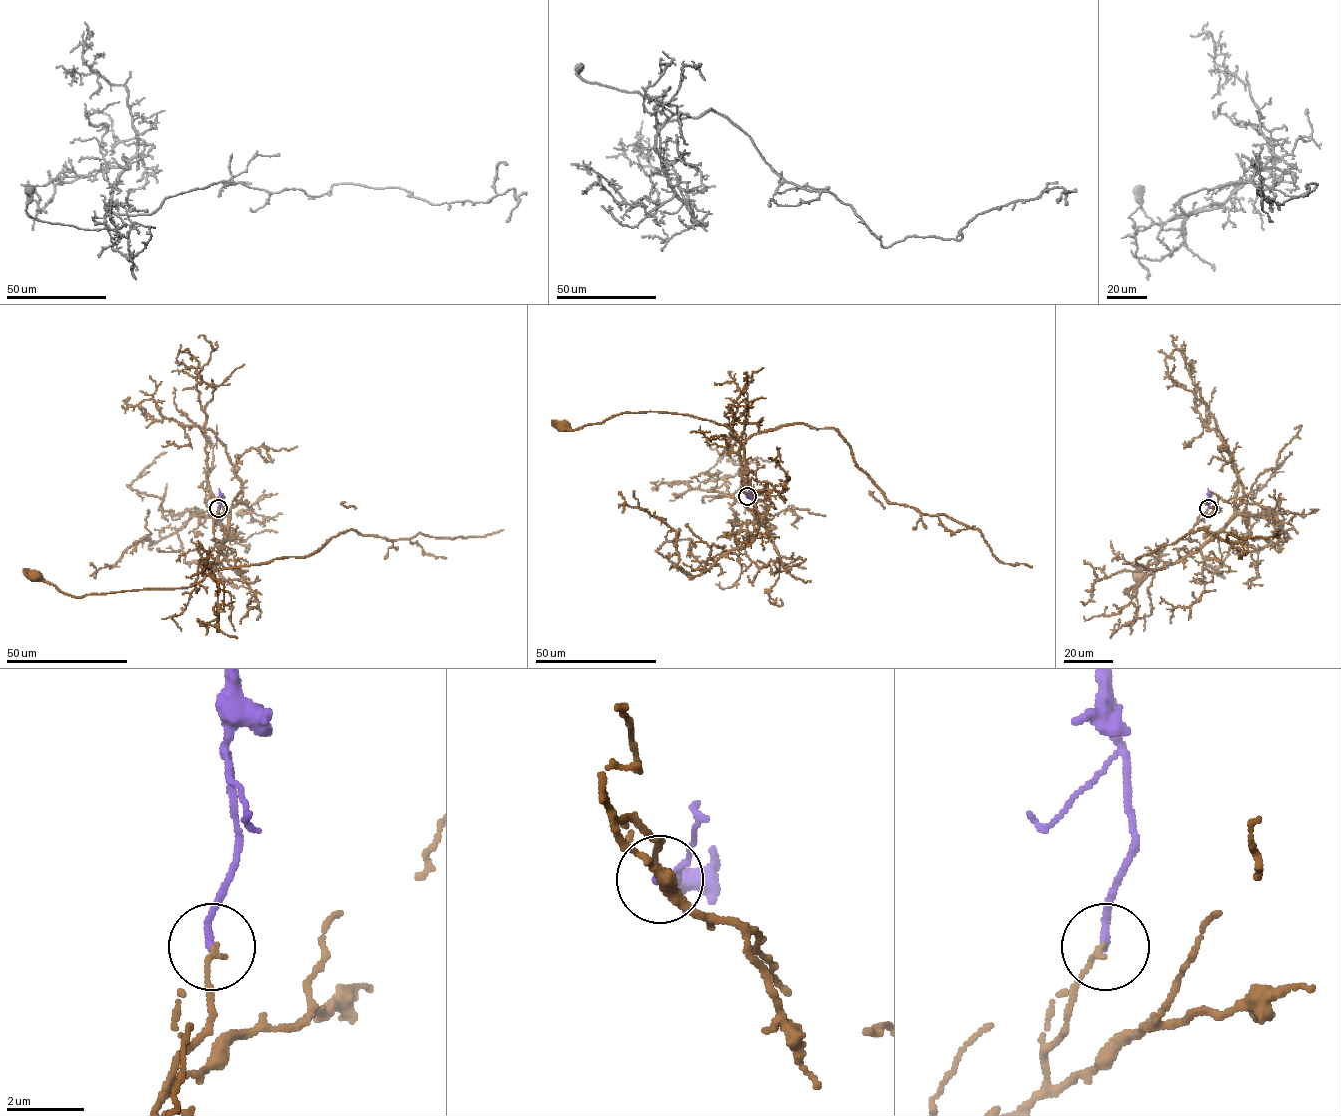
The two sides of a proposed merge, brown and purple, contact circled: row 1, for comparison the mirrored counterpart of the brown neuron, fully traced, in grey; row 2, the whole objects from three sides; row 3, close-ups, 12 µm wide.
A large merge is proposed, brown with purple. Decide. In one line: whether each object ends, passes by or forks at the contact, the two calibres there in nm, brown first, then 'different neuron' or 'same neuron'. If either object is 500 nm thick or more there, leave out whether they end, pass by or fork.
brown ends | purple ends | 130/170 nm | different neuron

